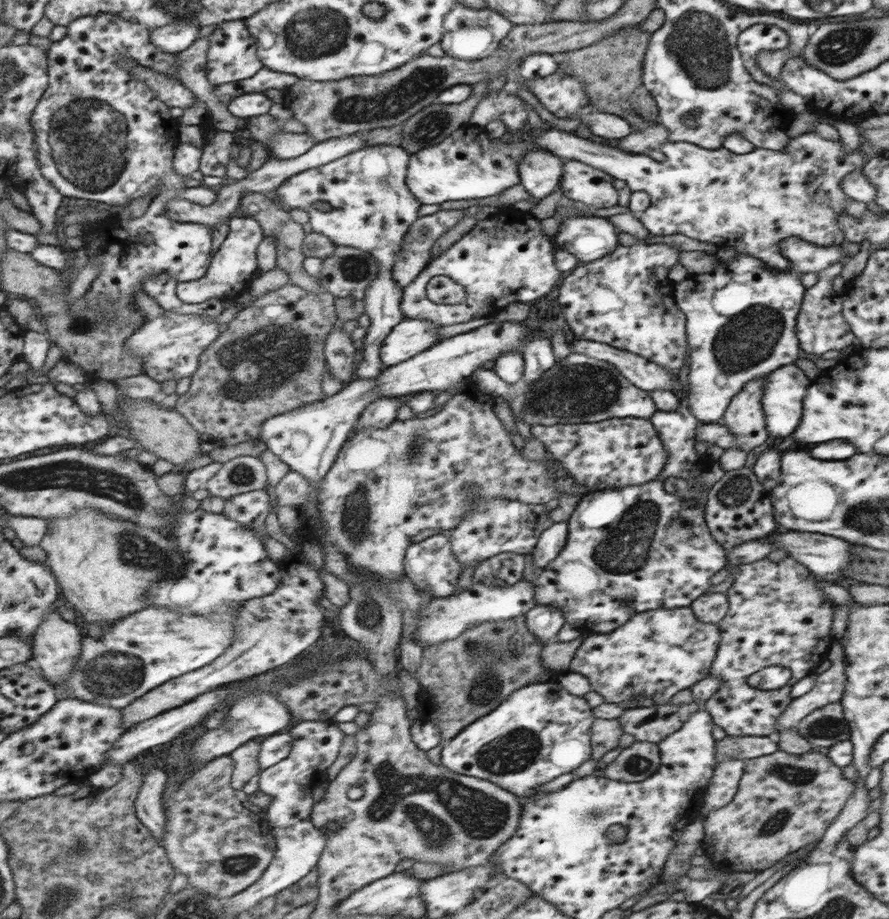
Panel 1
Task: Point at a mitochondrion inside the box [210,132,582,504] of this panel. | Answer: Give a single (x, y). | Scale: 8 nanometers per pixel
(267, 357)

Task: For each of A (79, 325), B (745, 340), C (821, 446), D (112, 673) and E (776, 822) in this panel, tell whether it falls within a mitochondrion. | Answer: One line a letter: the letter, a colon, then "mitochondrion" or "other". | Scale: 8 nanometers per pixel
A: mitochondrion
B: mitochondrion
C: other
D: mitochondrion
E: mitochondrion

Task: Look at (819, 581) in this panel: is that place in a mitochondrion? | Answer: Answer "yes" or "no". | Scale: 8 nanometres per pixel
no

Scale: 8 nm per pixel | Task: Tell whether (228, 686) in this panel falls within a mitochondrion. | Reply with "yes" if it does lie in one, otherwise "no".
no

